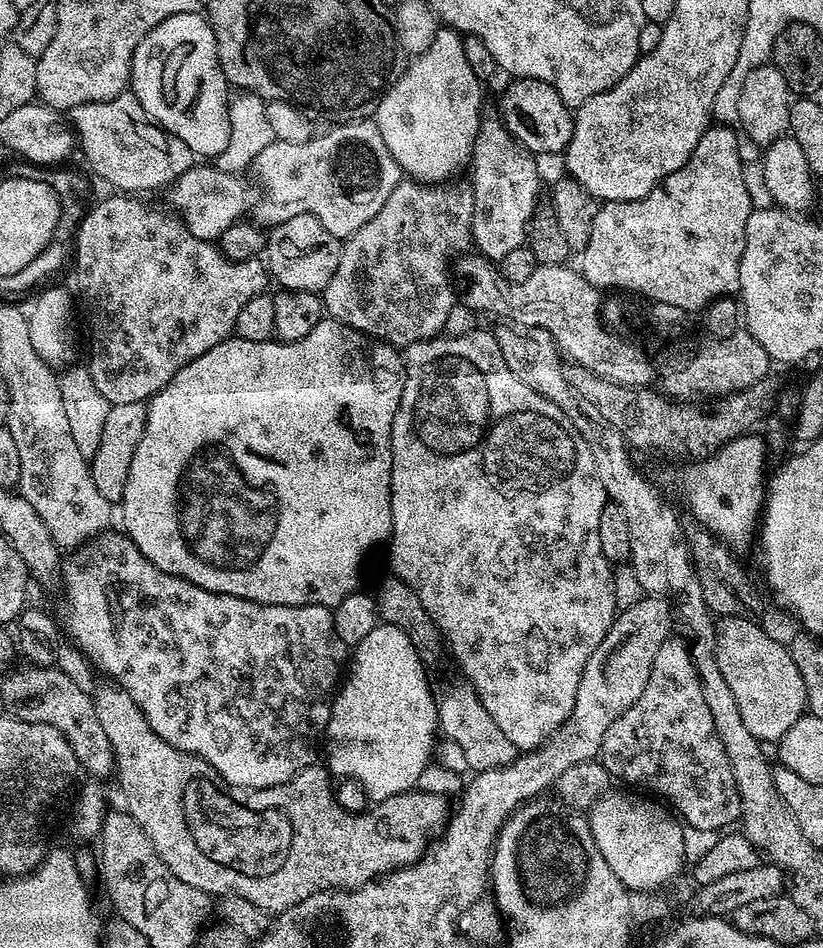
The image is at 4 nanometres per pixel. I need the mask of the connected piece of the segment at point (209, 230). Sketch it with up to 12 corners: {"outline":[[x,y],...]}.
{"outline":[[200,162],[166,192],[195,236],[216,242],[255,209],[244,174]]}

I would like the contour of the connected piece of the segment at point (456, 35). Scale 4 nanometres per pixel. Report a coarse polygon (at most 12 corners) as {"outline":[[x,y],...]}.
{"outline":[[464,36],[387,85],[374,119],[401,173],[444,182],[472,158],[482,81]]}

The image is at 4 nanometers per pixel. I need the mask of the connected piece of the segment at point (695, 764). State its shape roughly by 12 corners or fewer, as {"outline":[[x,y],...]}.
{"outline":[[687,643],[658,650],[606,730],[609,777],[644,779],[689,829],[740,795]]}

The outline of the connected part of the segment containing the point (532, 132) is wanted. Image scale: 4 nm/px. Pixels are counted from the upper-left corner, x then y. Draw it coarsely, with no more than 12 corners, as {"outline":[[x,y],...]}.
{"outline":[[516,78],[498,115],[533,154],[563,153],[573,109],[558,90]]}

